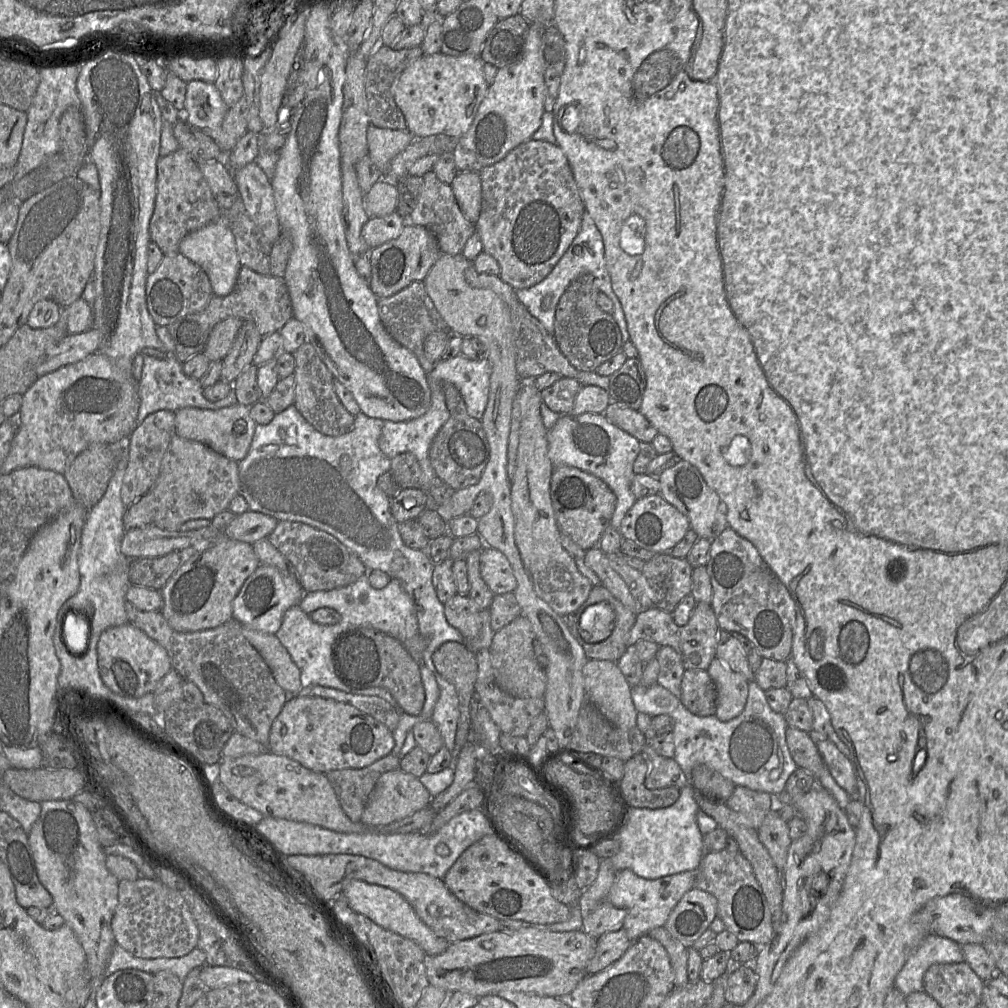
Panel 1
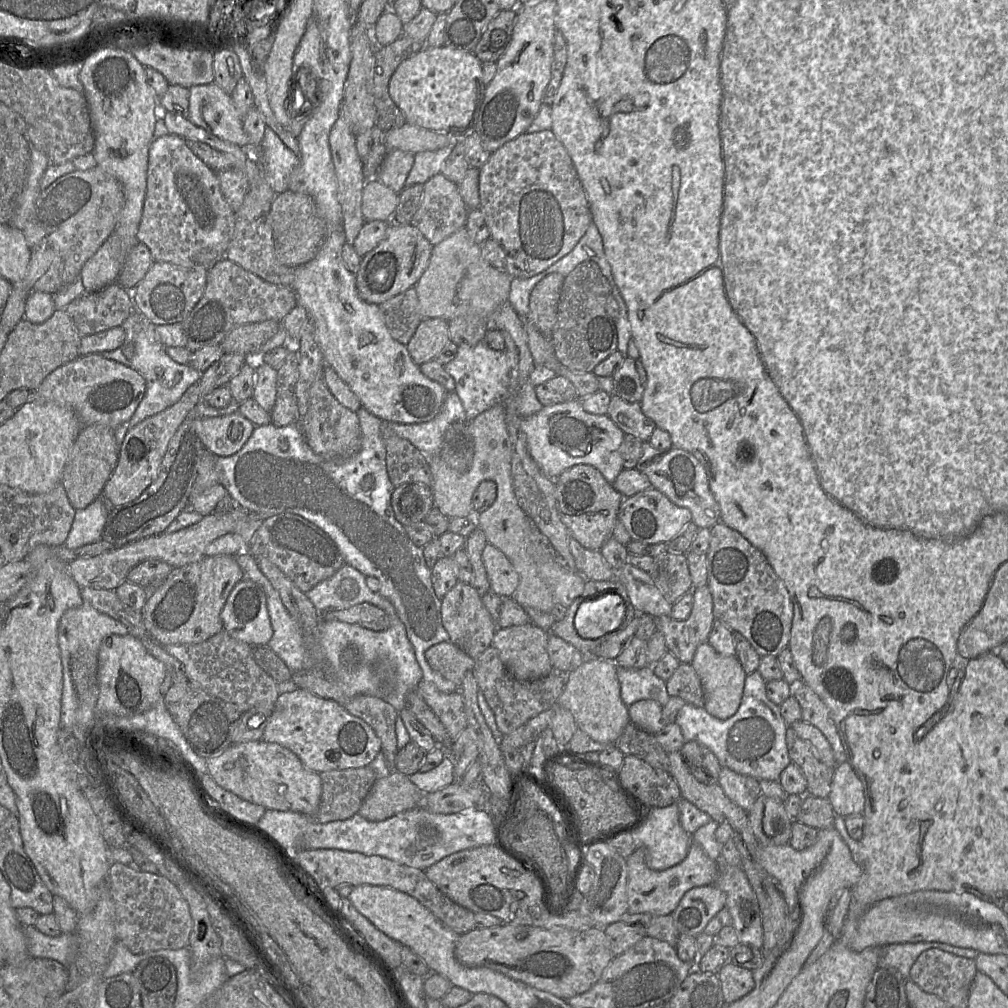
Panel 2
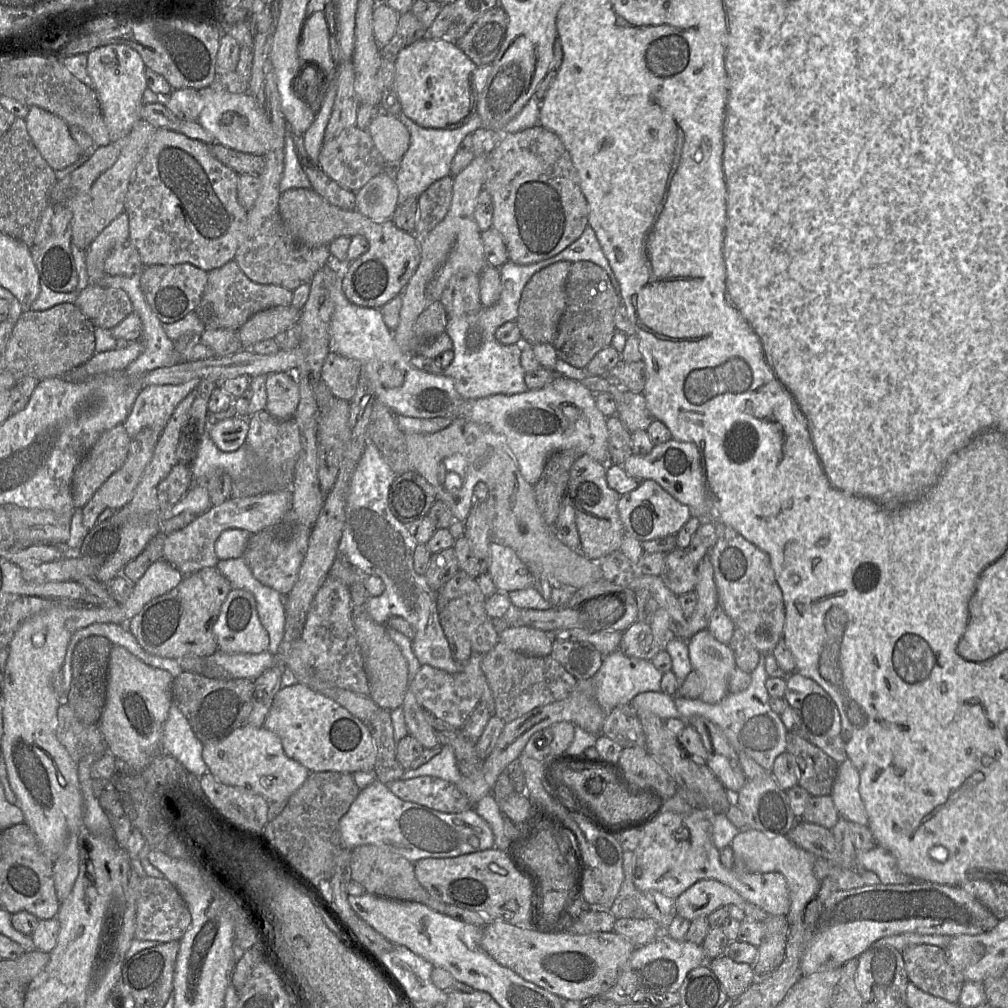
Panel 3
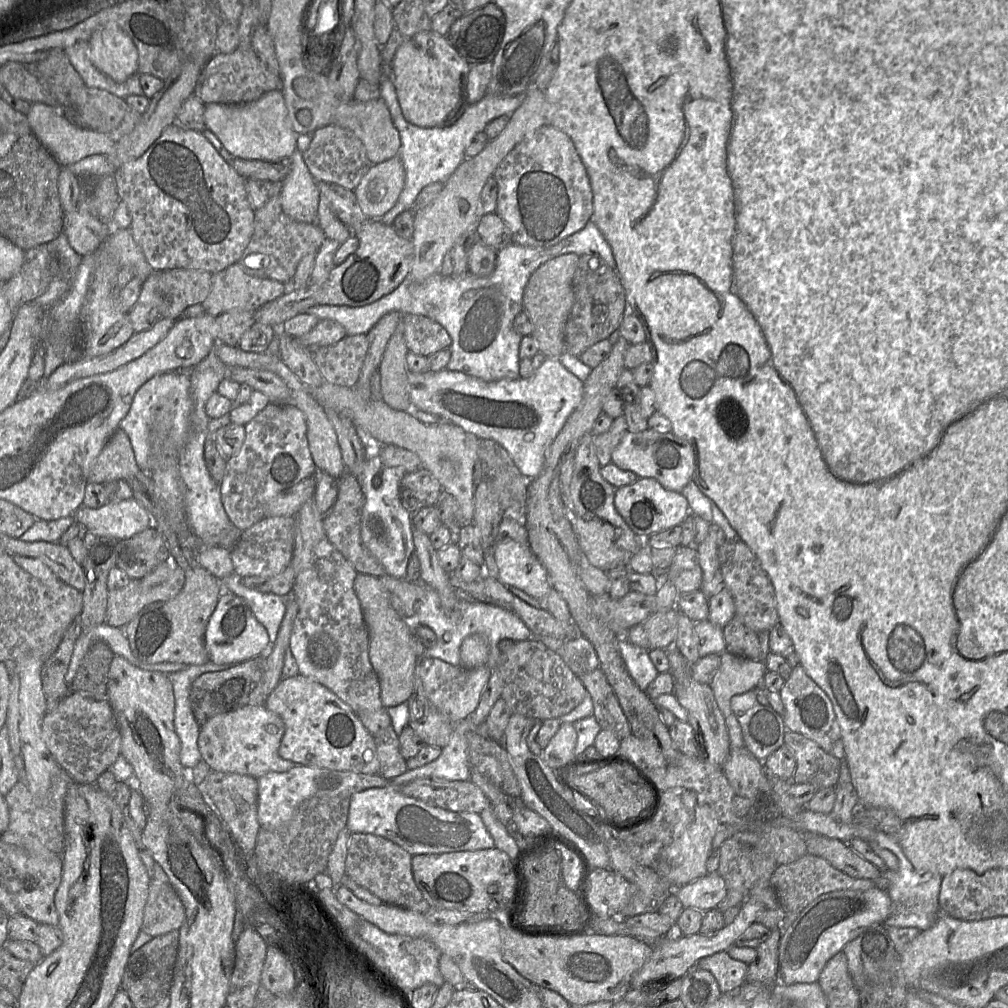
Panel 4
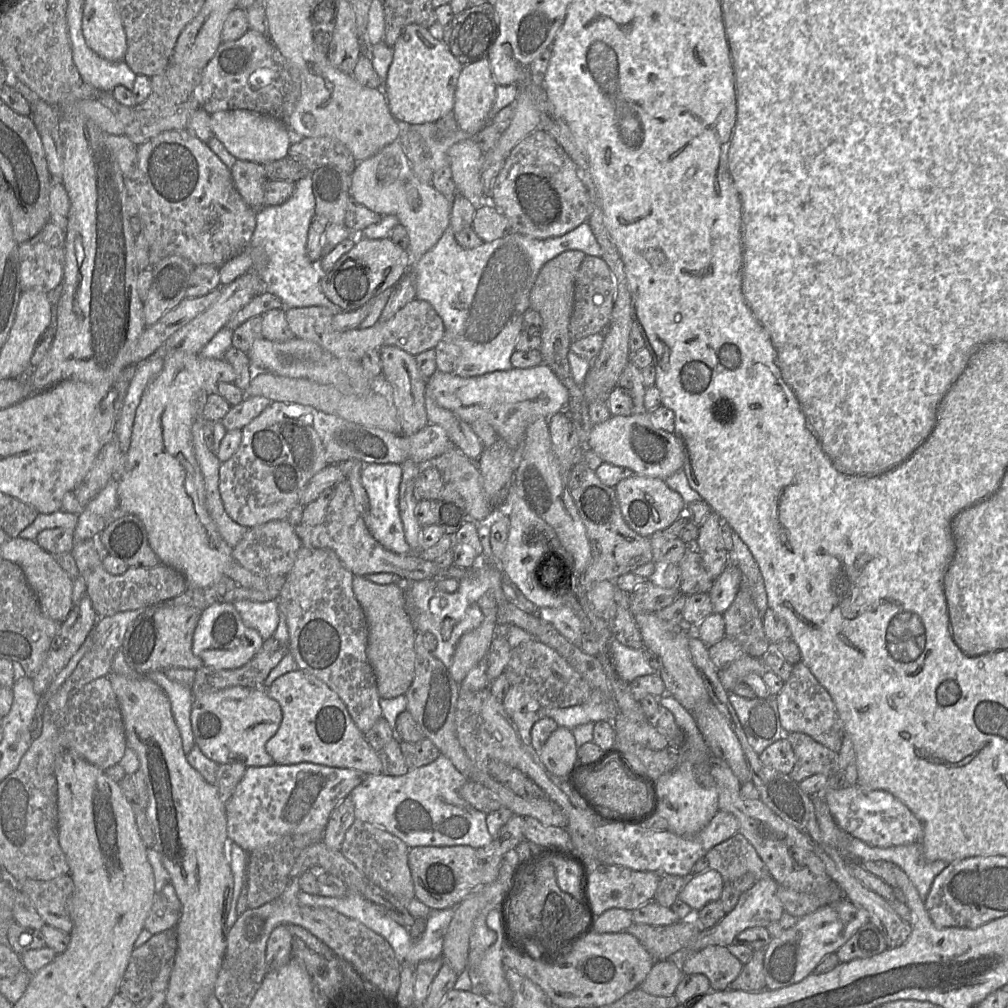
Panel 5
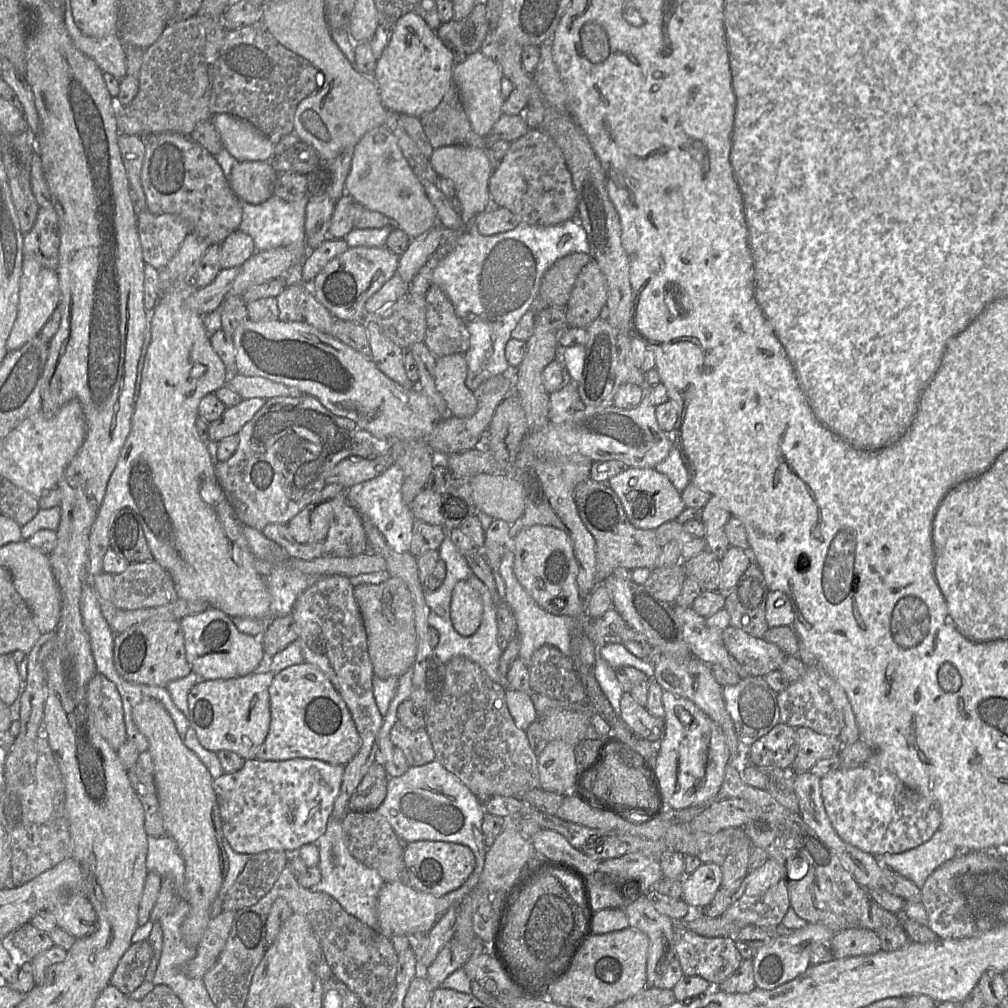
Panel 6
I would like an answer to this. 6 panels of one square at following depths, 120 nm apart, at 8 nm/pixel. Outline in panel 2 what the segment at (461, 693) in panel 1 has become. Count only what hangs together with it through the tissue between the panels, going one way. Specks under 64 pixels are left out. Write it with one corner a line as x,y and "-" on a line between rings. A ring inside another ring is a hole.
450,641
431,646
426,650
425,658
429,666
453,682
457,690
462,685
466,673
473,670
475,663
475,659

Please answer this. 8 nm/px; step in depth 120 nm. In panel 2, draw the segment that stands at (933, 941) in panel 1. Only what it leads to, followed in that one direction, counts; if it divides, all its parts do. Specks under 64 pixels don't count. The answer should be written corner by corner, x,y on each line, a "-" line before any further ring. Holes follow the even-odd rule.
901,942
880,946
879,967
893,967
908,980
910,969
919,955
931,948
941,949
969,959
975,959
979,953
971,948
957,947
942,942

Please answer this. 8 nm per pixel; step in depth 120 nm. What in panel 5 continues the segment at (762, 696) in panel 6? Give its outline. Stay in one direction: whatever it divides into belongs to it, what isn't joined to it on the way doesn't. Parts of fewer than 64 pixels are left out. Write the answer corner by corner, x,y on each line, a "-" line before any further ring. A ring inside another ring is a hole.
729,693
728,699
756,754
760,755
769,745
784,736
775,696
747,699

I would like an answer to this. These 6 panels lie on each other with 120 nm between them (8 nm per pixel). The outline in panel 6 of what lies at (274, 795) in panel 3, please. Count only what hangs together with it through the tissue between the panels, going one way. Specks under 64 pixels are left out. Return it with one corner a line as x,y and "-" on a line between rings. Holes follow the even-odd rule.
266,660
262,667
246,676
198,681
189,692
188,708
190,726
194,728
200,744
216,754
229,750
245,760
256,759
269,731
269,686
273,678

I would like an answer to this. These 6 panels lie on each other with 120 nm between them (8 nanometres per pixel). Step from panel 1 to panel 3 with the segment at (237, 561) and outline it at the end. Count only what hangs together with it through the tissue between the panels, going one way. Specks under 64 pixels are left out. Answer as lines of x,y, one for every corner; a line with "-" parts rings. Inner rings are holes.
217,567
203,568
184,576
171,591
145,604
126,627
149,654
174,659
186,655
211,656
218,651
213,626
231,589
229,580

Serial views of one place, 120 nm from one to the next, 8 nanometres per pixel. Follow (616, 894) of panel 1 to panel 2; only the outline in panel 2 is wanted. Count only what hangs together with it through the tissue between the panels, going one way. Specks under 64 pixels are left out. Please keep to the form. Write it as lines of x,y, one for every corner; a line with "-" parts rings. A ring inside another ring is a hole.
691,841
684,860
666,870
650,869
645,863
644,850
640,847
637,847
626,858
626,866
628,912
632,914
671,914
688,890
699,886
712,885
718,874
718,860
709,858
694,841

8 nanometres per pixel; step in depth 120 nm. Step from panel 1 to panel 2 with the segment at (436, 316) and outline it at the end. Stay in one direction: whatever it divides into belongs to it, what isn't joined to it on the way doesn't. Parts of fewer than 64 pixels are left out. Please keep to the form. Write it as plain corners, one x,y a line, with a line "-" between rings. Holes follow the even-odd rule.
414,286
379,305
391,336
407,345
423,320

